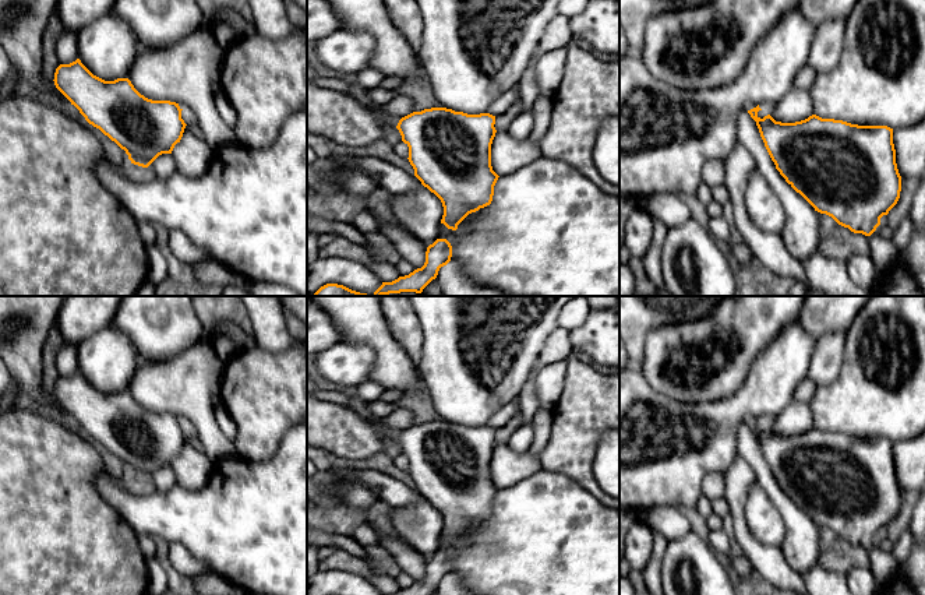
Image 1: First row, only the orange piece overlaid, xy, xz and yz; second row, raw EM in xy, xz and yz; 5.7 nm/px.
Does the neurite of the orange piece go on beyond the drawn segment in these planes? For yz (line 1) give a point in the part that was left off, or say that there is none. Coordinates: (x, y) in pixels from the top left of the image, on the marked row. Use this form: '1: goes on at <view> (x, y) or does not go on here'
1: does not go on here

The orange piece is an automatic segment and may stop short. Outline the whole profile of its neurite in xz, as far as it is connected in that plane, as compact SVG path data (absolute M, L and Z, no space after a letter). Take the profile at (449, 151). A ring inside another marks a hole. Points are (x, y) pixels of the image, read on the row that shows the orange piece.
M431 108L402 117L396 126L409 147L414 176L442 203L441 223L456 230L472 212L491 204L498 175L491 166L491 144L495 137L495 116L467 115L446 108Z

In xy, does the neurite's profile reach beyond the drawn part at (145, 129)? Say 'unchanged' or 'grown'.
unchanged

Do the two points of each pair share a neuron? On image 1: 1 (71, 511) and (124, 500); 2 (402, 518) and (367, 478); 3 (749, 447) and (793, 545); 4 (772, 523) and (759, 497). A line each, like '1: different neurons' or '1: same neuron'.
1: different neurons
2: different neurons
3: same neuron
4: same neuron

